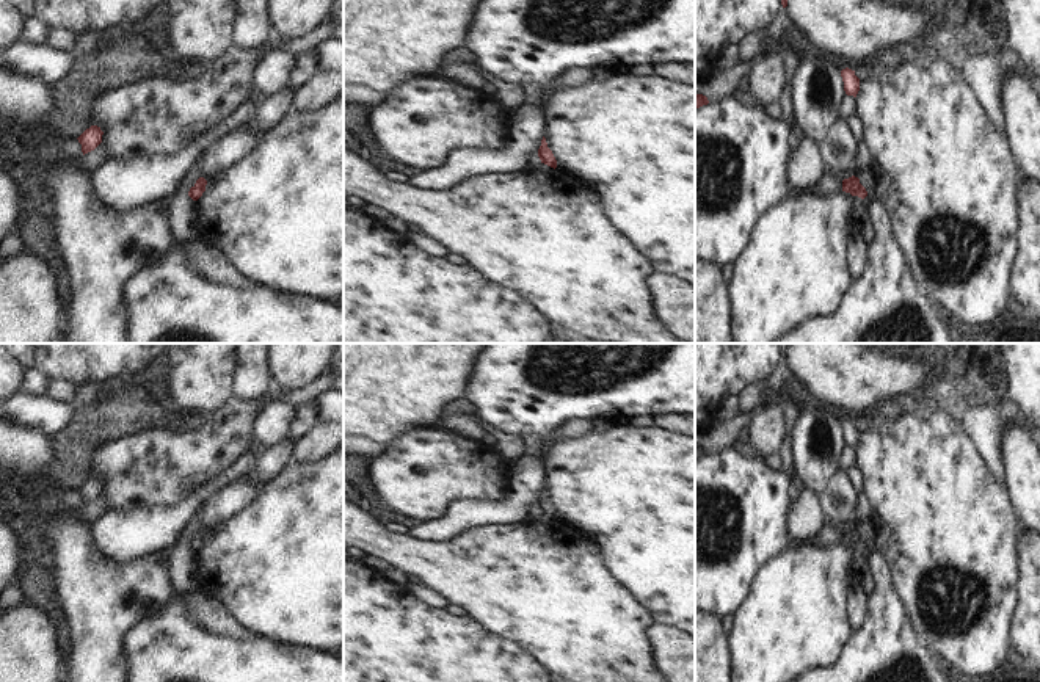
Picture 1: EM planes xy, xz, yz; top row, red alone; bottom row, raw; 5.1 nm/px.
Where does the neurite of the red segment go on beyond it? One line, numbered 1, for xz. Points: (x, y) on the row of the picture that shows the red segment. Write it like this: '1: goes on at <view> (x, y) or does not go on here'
1: does not go on here

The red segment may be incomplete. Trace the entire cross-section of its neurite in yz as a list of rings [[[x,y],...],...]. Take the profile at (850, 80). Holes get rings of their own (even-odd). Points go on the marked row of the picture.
[[[845,67],[841,71],[841,77],[844,82],[845,94],[856,97],[856,94],[860,91],[860,78],[855,75],[855,71]]]

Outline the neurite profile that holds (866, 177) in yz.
[[[871,165],[861,169],[860,183],[866,188],[867,196],[863,199],[864,207],[878,196],[878,180],[872,174]]]

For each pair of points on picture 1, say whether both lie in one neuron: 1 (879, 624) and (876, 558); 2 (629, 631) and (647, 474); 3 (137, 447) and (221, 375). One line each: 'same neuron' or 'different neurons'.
1: same neuron
2: different neurons
3: different neurons

